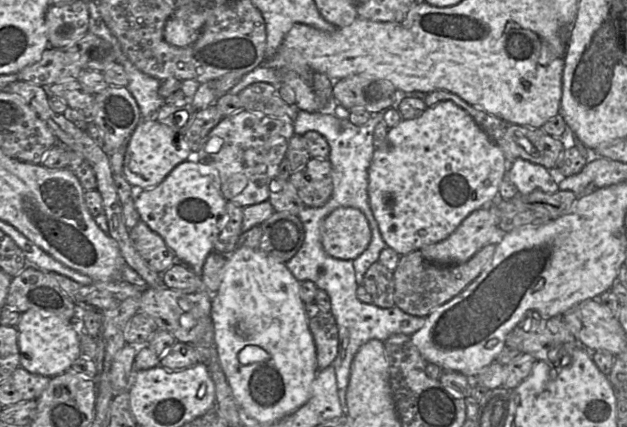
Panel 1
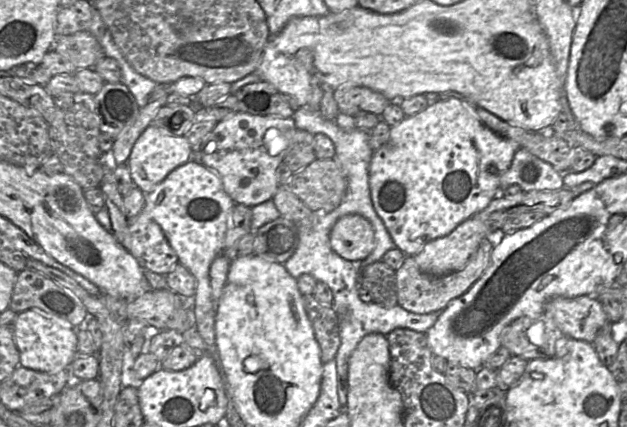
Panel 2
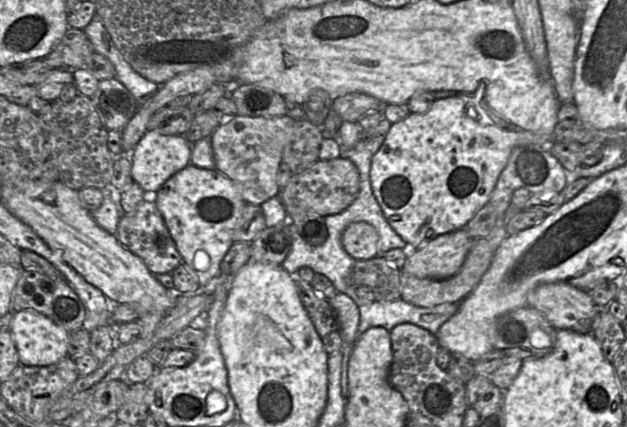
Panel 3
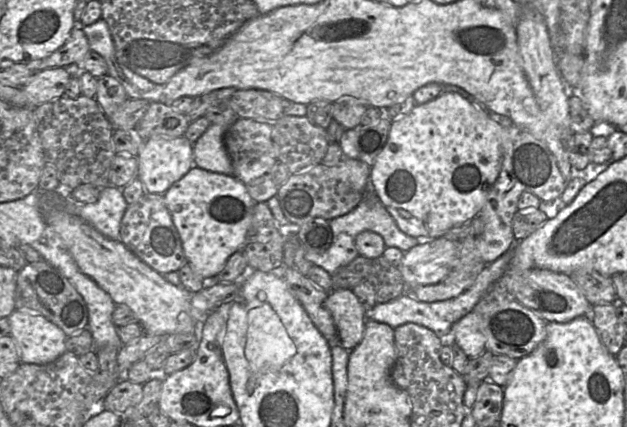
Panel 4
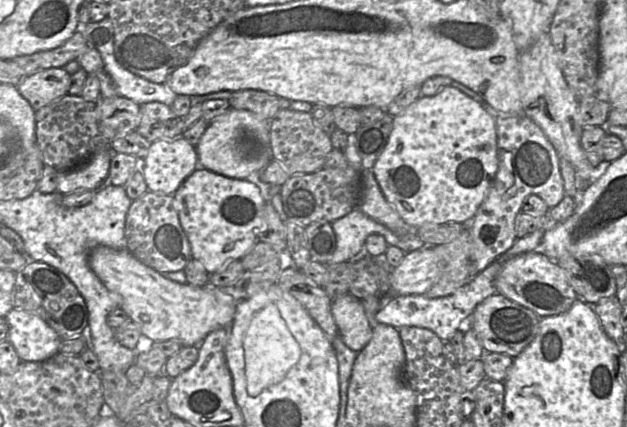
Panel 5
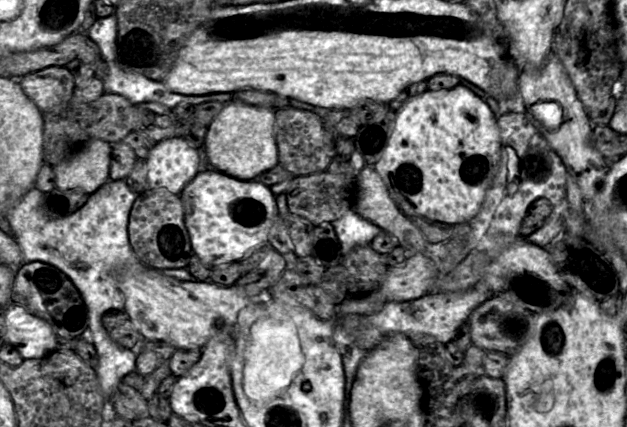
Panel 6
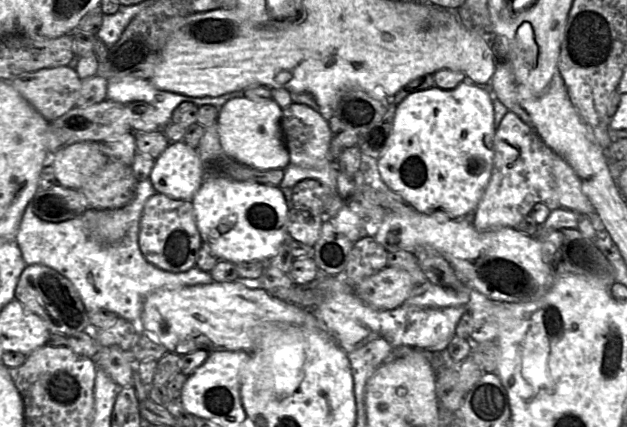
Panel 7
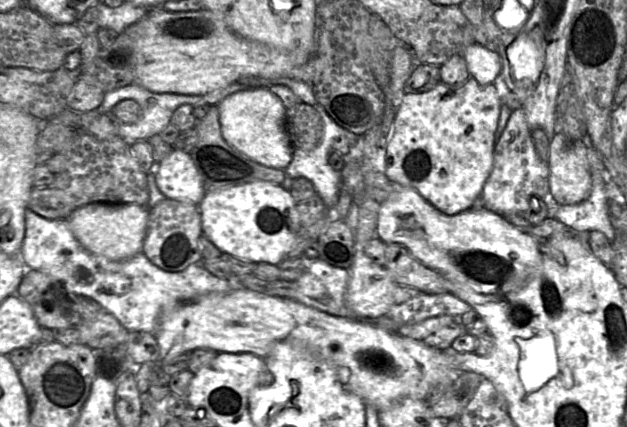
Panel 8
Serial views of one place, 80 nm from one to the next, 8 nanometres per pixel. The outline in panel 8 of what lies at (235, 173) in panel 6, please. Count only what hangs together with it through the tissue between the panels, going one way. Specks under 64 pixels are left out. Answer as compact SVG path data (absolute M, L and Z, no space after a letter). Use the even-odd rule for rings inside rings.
M267 87L246 89L224 98L218 105L221 132L226 142L267 167L286 169L293 148L285 125L286 107Z

